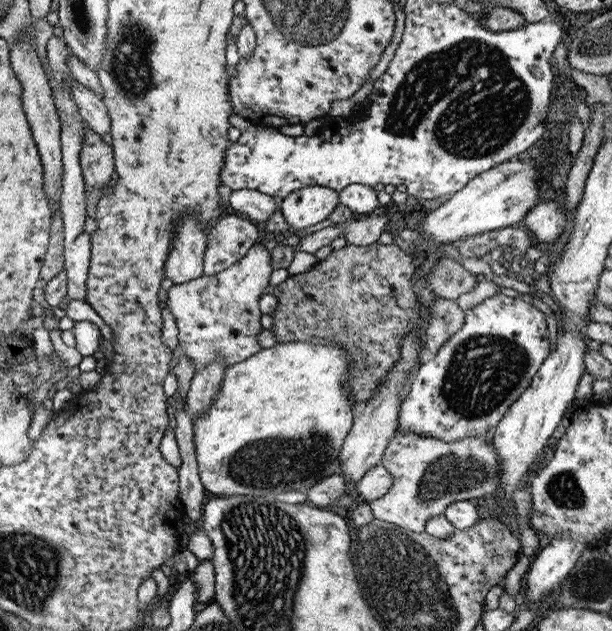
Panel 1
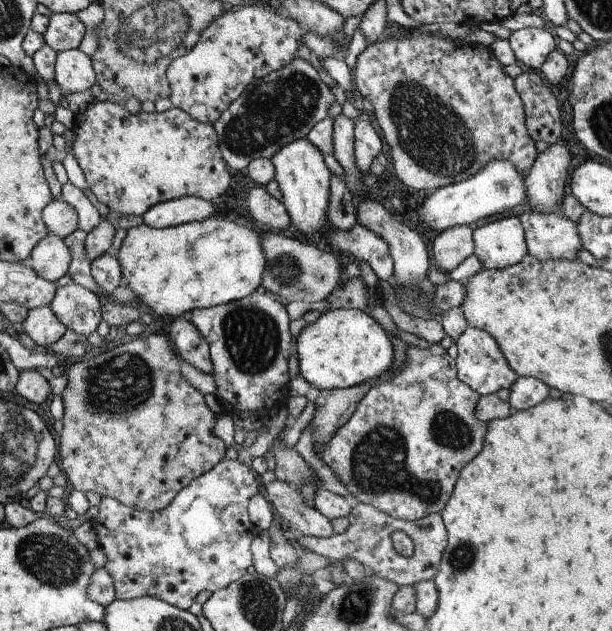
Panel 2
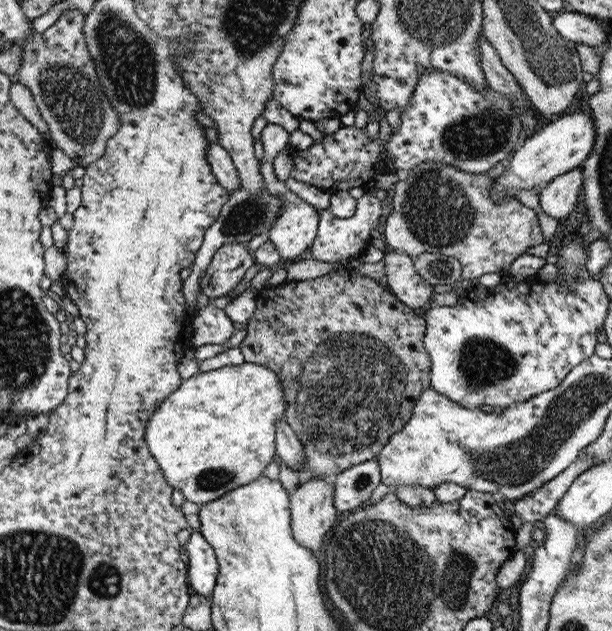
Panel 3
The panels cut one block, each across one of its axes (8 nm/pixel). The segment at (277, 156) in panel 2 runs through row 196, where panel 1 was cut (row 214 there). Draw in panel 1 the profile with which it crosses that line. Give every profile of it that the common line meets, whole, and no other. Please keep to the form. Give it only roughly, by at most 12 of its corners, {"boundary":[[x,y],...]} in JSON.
{"boundary":[[313,185],[278,200],[291,230],[325,219],[338,192]]}

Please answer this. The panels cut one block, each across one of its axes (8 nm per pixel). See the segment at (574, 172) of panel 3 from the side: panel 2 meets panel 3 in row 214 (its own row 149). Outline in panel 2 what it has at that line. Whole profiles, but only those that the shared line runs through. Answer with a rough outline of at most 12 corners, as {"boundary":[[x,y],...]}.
{"boundary":[[563,141],[523,177],[533,213],[562,207],[570,154]]}

